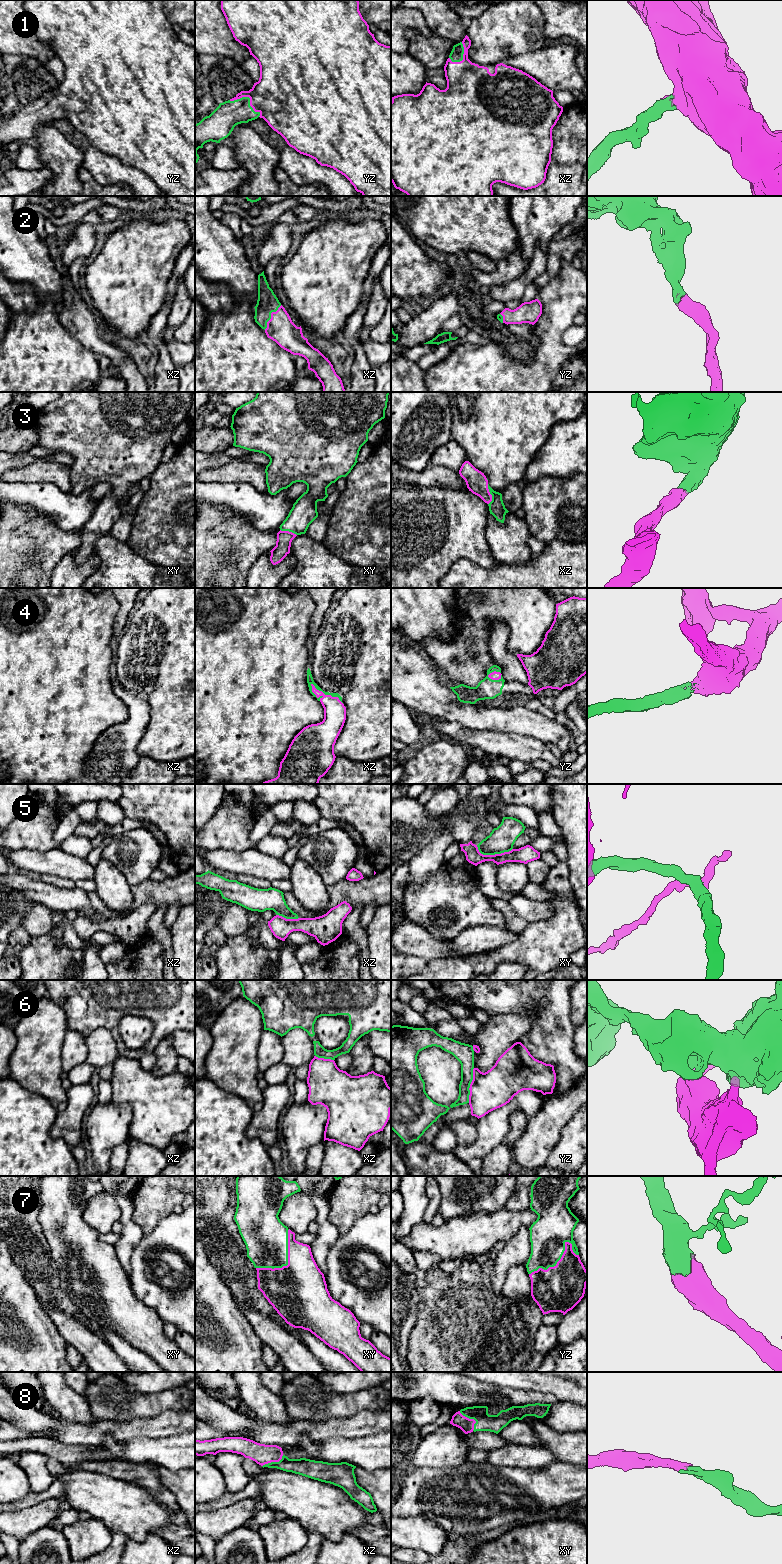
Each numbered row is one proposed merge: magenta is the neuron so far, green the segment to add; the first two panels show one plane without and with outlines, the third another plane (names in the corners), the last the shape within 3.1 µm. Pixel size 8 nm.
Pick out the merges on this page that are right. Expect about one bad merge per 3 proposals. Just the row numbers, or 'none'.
1, 2, 3, 4, 7, 8

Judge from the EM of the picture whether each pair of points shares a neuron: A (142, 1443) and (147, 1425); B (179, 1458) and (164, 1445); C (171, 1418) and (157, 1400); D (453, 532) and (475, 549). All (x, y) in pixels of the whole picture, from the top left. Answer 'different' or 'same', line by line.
A: different
B: same
C: different
D: same

